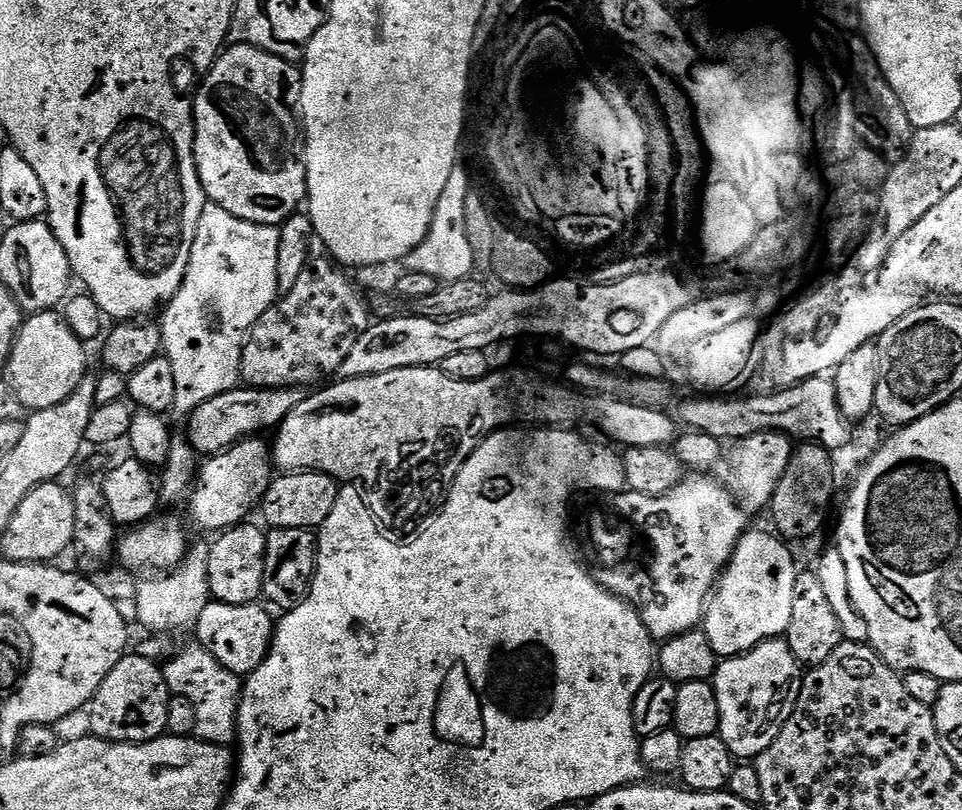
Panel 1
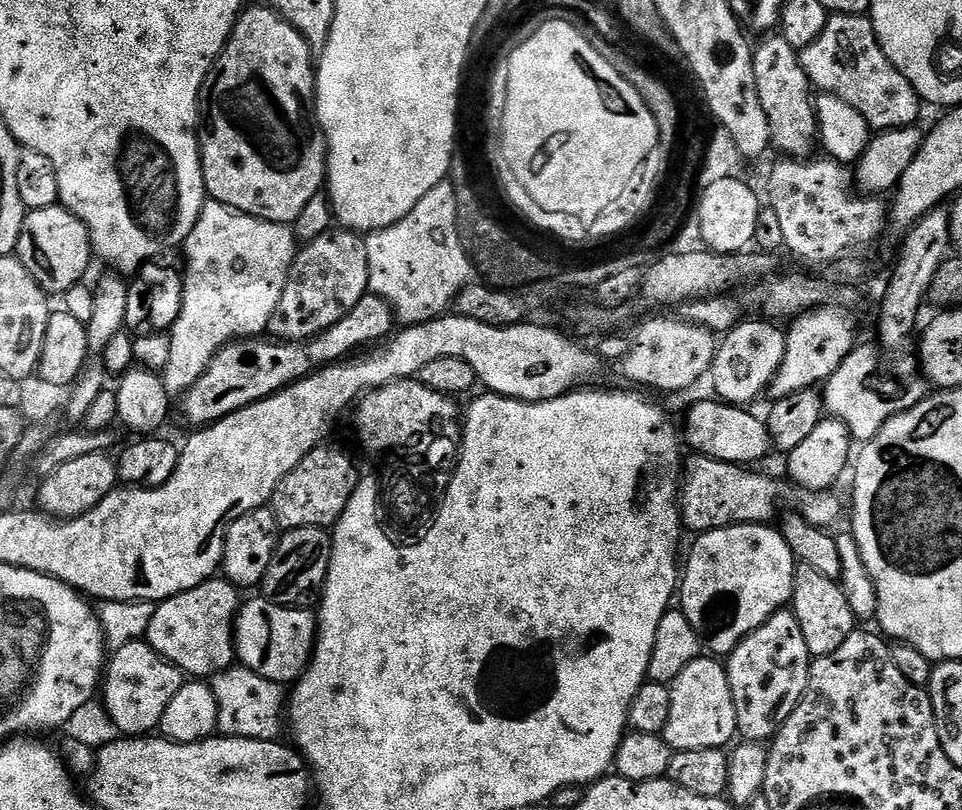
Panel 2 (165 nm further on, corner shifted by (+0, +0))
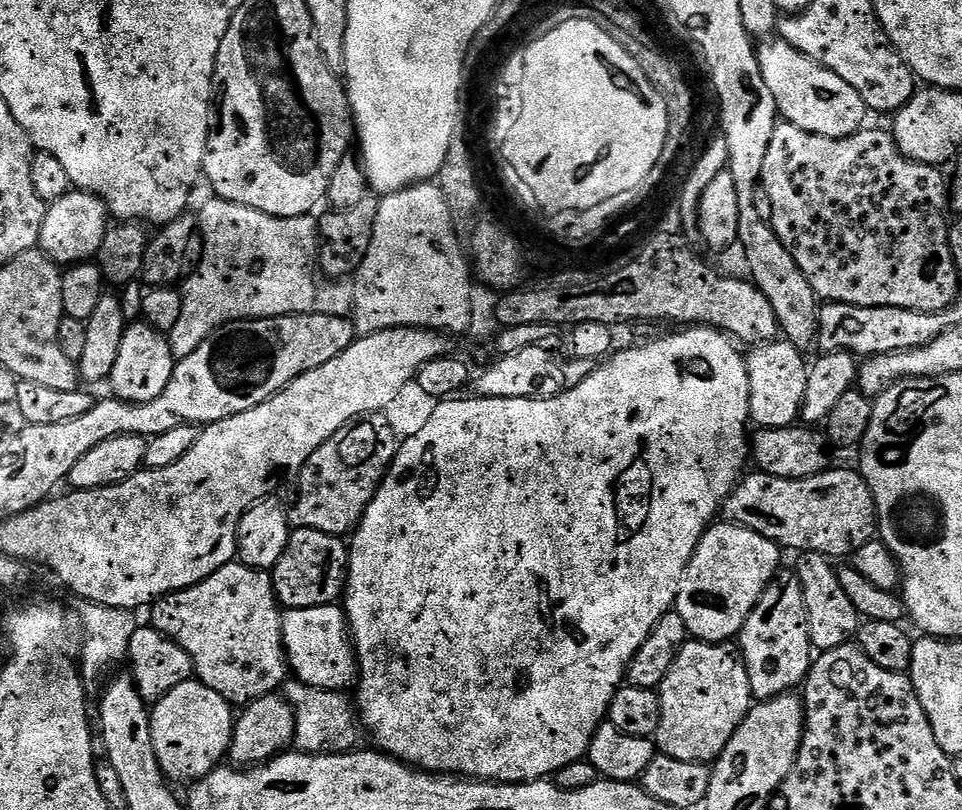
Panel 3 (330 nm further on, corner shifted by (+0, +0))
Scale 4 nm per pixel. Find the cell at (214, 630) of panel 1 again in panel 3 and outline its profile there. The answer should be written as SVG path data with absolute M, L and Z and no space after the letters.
M339 603L313 608L289 608L283 617L284 651L295 679L327 692L344 692L357 683L356 646L352 642L344 609Z

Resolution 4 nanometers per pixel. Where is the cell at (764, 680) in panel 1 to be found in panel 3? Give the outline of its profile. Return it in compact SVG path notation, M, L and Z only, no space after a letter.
M795 571L776 573L746 618L738 643L738 651L750 678L750 690L757 701L789 695L803 685L812 668L814 649L806 614L806 598L802 598L802 582Z

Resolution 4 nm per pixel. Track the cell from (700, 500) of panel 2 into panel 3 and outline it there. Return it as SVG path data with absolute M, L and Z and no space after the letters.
M832 466L827 472L801 480L774 478L759 470L750 472L728 495L723 515L728 515L725 517L731 523L770 538L781 549L793 548L796 554L821 552L829 558L848 558L877 535L876 503L859 471Z

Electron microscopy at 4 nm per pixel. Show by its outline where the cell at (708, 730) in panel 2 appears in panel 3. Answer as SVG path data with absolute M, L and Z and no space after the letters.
M689 639L682 646L670 674L658 689L662 702L662 722L654 737L663 755L682 762L711 765L730 742L734 730L748 717L754 697L750 678L739 651L728 649L727 643L708 644Z

